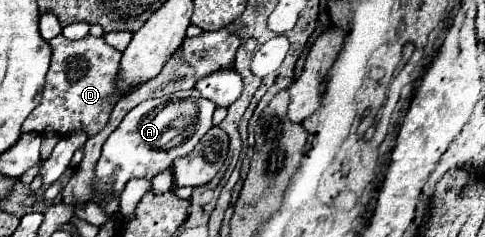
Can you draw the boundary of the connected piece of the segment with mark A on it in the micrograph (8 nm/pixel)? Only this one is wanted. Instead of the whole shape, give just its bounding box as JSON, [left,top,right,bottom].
[94,88,216,216]

